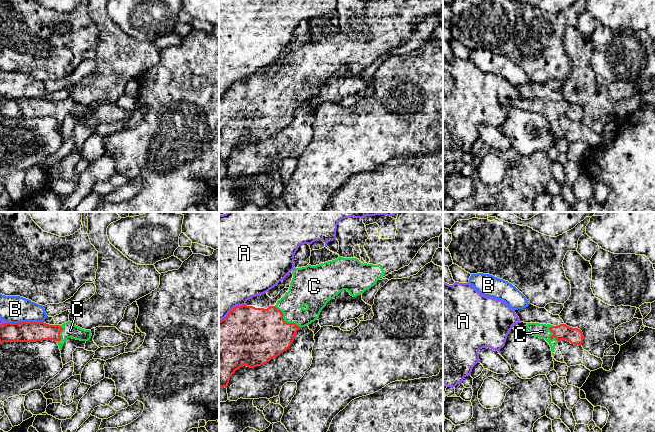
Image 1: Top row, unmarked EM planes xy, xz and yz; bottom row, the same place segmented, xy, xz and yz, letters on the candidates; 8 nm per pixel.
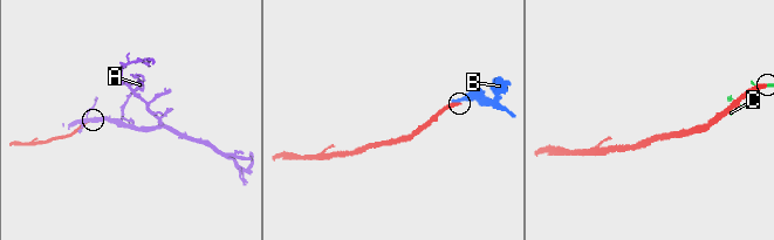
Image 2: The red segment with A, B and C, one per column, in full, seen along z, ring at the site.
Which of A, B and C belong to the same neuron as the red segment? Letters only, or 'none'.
C

